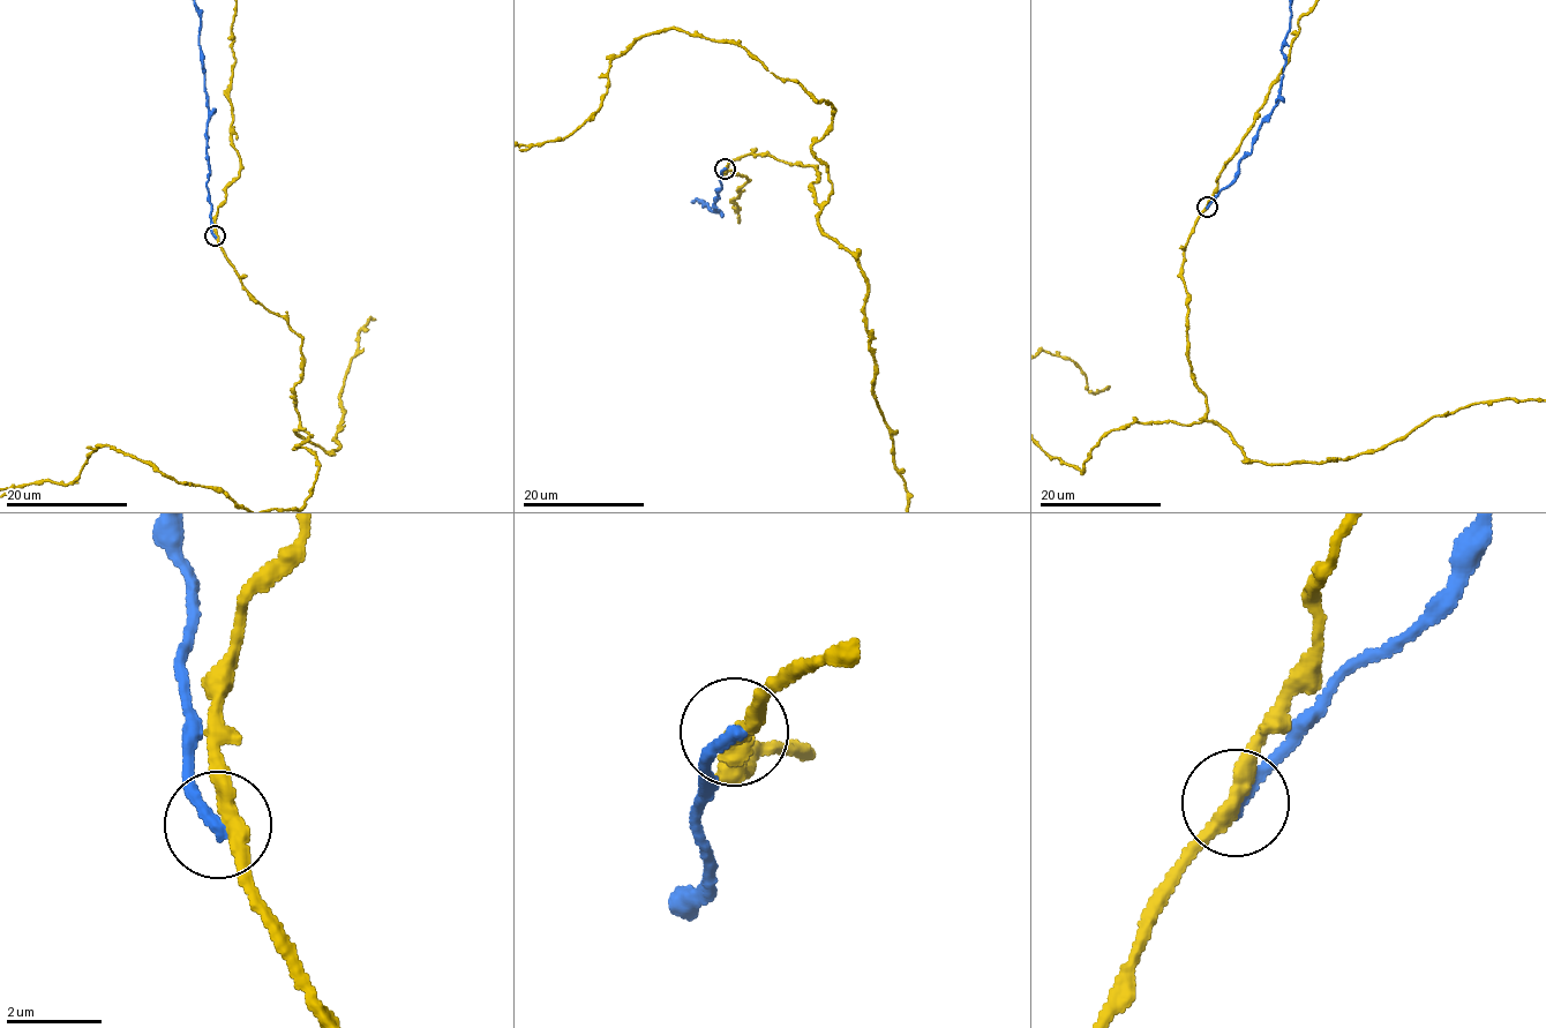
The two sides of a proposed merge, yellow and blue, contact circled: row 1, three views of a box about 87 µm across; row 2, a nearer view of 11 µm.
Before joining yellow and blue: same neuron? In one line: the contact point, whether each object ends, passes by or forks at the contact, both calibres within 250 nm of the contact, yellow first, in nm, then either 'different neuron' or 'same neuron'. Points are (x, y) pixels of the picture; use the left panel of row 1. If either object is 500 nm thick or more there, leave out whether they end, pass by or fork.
place (215, 235); yellow passes by; blue ends; calibres 320 and 280 nm; different neuron

